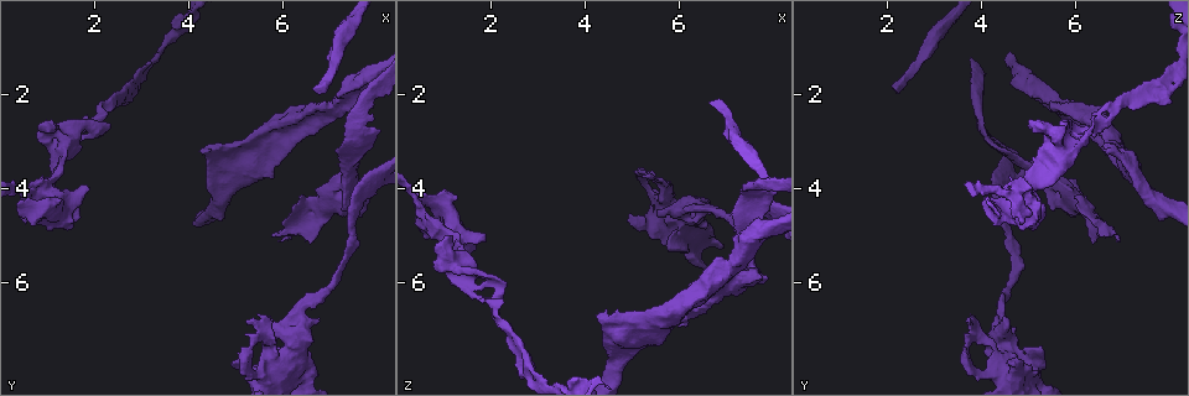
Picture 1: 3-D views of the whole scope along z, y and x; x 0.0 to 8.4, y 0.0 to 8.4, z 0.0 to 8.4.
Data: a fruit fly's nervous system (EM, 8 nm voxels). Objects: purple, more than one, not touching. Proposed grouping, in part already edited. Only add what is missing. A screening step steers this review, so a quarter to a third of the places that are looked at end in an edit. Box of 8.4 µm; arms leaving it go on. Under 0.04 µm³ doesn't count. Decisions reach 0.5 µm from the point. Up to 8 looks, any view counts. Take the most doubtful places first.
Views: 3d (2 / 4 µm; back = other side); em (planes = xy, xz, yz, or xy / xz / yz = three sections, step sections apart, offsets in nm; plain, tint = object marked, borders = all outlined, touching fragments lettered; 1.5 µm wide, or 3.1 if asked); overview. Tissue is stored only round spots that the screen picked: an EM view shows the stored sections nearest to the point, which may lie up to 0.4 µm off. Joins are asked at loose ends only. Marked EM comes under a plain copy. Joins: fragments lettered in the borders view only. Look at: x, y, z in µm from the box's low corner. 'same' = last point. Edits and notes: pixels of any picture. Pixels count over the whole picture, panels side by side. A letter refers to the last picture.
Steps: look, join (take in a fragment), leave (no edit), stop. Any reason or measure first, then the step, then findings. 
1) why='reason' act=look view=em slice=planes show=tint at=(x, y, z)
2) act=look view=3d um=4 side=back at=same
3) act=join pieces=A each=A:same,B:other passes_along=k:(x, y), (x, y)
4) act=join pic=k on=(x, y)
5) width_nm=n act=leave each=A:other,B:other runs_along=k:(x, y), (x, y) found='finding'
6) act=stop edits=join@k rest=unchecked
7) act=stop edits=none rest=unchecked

why='free end' act=look view=em slice=xz step=4 show=borders at=(1.15, 2.75, 5.00)

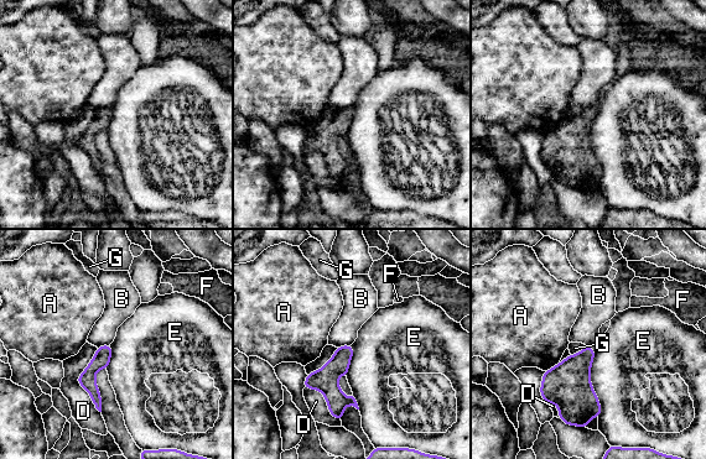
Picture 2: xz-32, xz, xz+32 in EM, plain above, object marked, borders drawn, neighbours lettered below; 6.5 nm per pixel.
act=look view=em slice=planes show=borders at=same

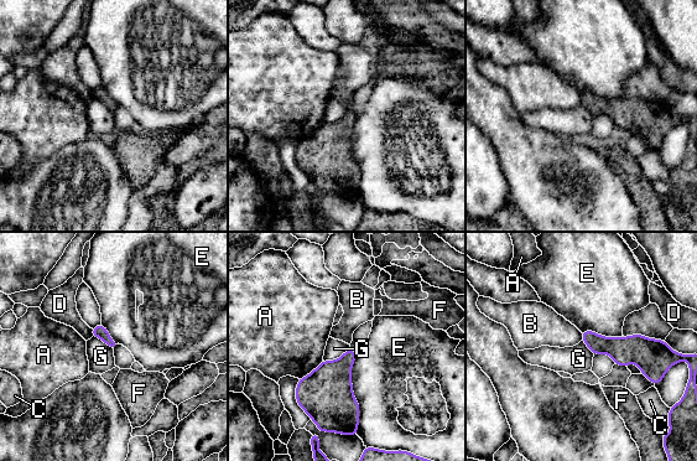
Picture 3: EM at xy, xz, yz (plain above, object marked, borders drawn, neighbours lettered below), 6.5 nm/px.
act=leave each=A:other,B:other,C:other,D:other,E:other,F:other,G:other runs_along=3:(586, 335), (632, 350), (655, 377) found='none of them fits'

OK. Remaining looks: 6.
why='an open end' act=look view=em slice=planes show=borders at=(4.25, 3.20, 6.65)

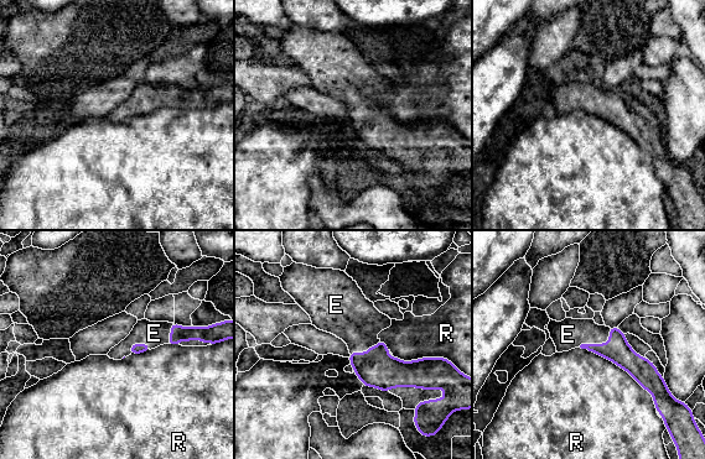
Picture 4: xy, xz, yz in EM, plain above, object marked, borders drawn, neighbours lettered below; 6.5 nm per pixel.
act=join pic=4 on=(568, 334) each=E:same,R:other passes_along=4:(617, 350), (600, 344), (568, 334) found='it goes on there'

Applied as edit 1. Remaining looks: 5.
act=look view=overview

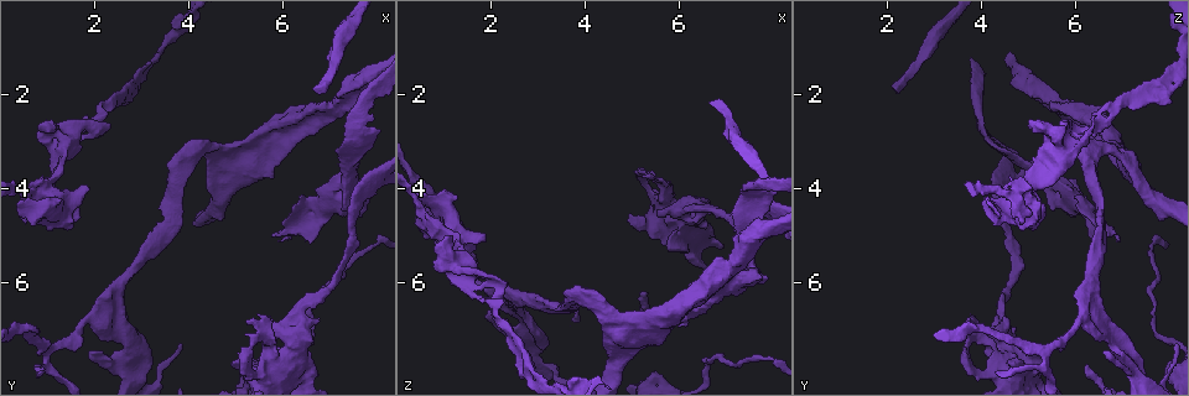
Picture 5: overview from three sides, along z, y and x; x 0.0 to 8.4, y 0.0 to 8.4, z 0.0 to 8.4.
why='free end' act=look view=em slice=planes show=borders at=(4.95, 7.75, 4.60)

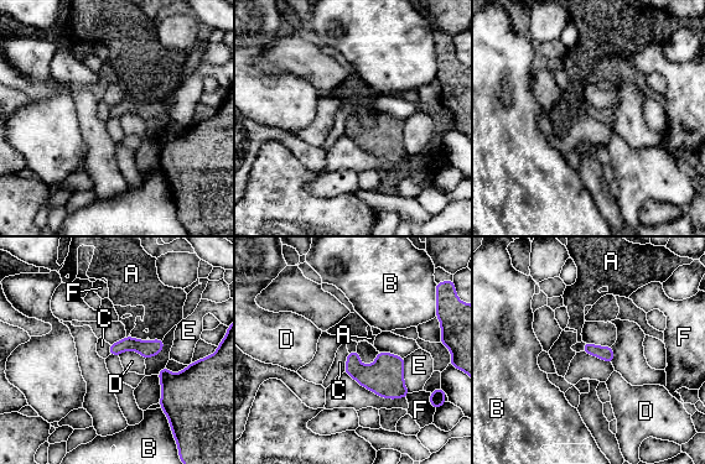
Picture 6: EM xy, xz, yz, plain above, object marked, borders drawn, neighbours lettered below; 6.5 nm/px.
act=leave each=A:other,B:other,C:other,D:other,E:other,F:other runs_along=6:(160, 342), (112, 350) found='no lettered fragment goes on from it'

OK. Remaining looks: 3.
act=stop edits=join@4 rest=unchecked

